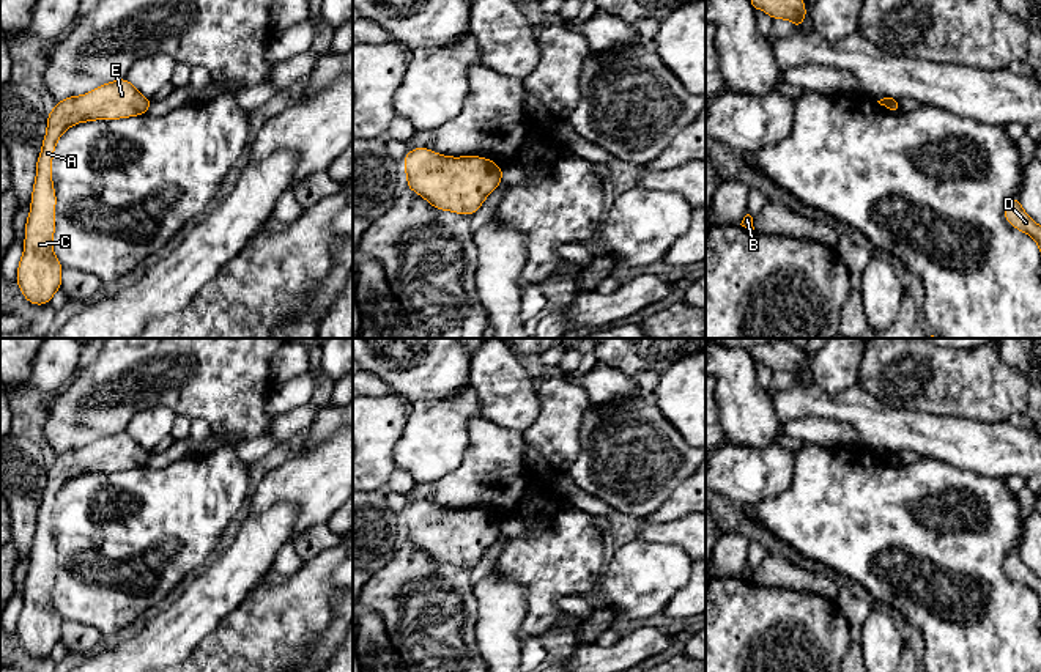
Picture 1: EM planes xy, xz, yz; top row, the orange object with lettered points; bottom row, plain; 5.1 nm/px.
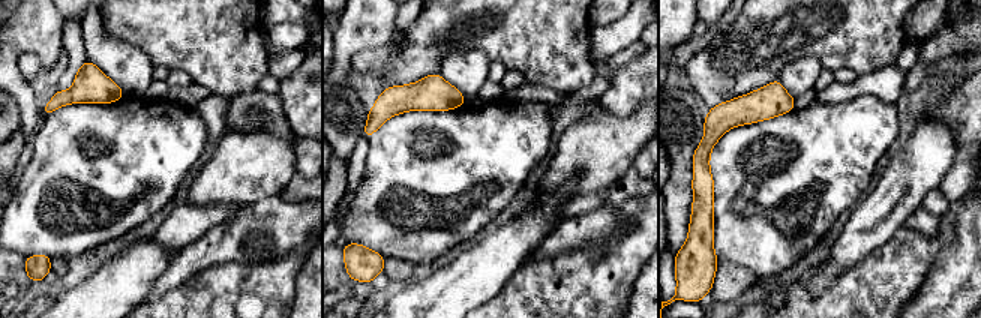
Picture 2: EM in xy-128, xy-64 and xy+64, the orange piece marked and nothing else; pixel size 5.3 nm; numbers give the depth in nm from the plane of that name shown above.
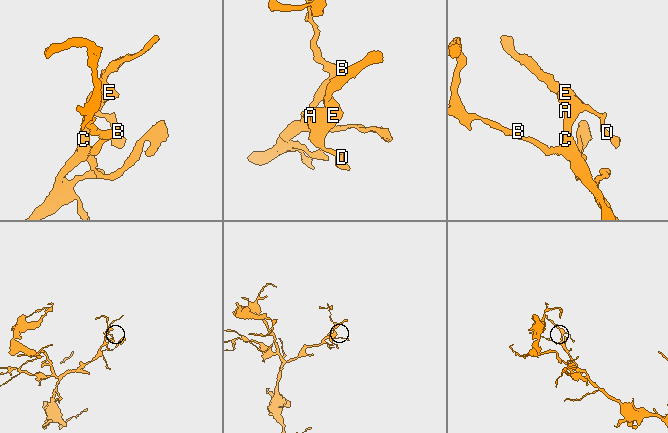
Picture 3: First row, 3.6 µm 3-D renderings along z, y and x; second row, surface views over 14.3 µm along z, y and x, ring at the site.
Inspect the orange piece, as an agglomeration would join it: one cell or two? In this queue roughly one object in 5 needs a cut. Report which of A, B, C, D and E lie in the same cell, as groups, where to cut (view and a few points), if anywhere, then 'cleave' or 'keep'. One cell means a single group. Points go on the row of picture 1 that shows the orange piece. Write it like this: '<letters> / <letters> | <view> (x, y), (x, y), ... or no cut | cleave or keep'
A B C D E | no cut | keep

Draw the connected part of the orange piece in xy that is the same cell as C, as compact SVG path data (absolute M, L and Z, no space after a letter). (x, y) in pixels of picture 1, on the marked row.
M124 77L104 83L93 91L58 101L47 115L47 131L36 161L36 179L31 208L25 223L24 255L17 268L17 286L35 304L49 304L61 286L63 264L52 249L55 231L55 189L52 184L52 156L61 134L83 121L118 120L150 112L145 98Z

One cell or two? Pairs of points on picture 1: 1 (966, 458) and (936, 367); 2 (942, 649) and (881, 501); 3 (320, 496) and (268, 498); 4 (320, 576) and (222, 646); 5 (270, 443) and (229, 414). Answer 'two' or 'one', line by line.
1: two
2: one
3: one
4: one
5: two

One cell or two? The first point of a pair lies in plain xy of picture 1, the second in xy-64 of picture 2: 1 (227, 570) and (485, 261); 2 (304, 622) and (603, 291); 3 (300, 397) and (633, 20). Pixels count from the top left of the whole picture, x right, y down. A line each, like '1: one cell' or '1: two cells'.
1: one cell
2: one cell
3: one cell

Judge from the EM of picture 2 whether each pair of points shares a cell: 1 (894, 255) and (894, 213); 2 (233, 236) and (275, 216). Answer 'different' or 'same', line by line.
1: different
2: same

